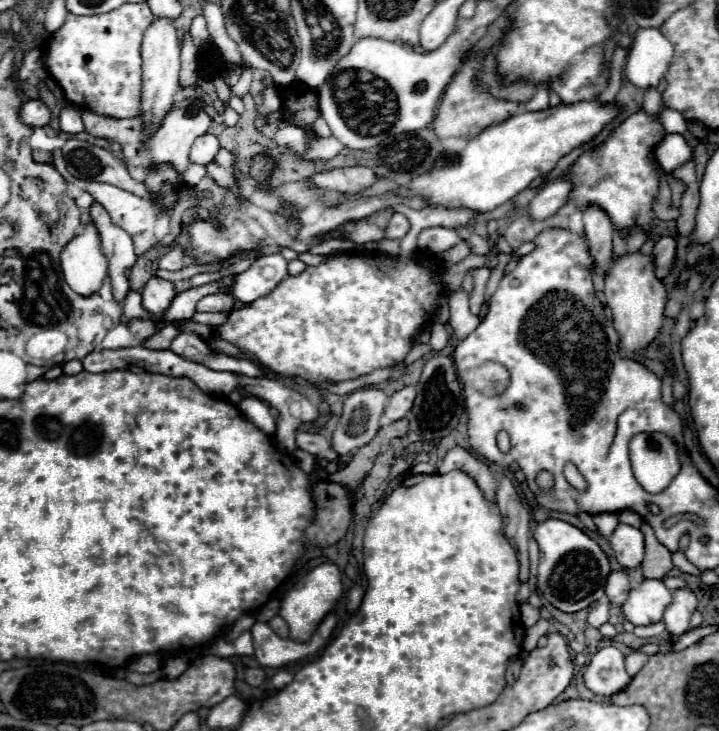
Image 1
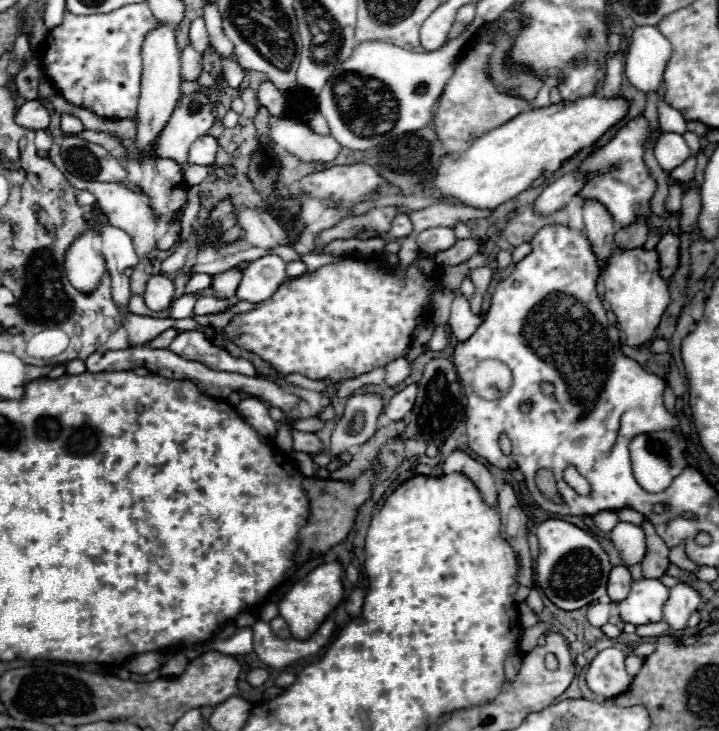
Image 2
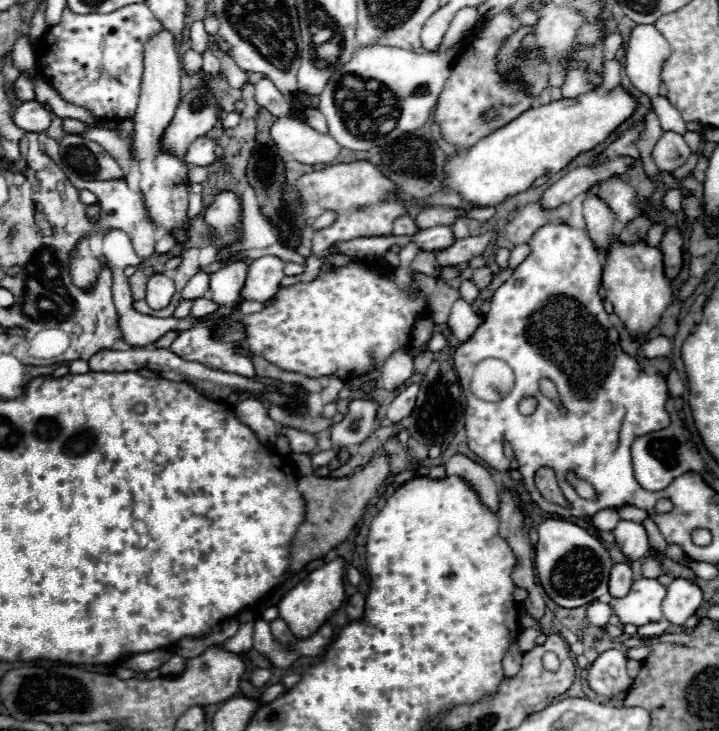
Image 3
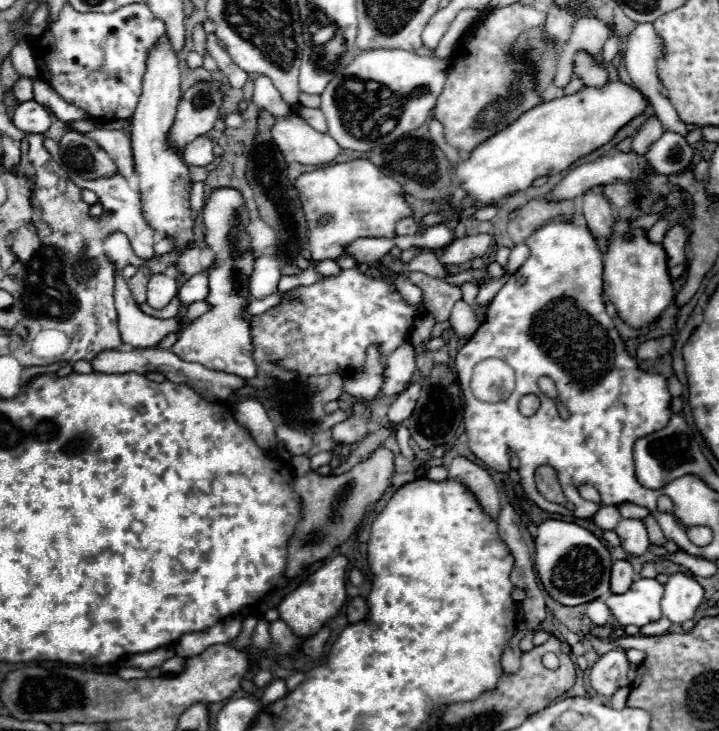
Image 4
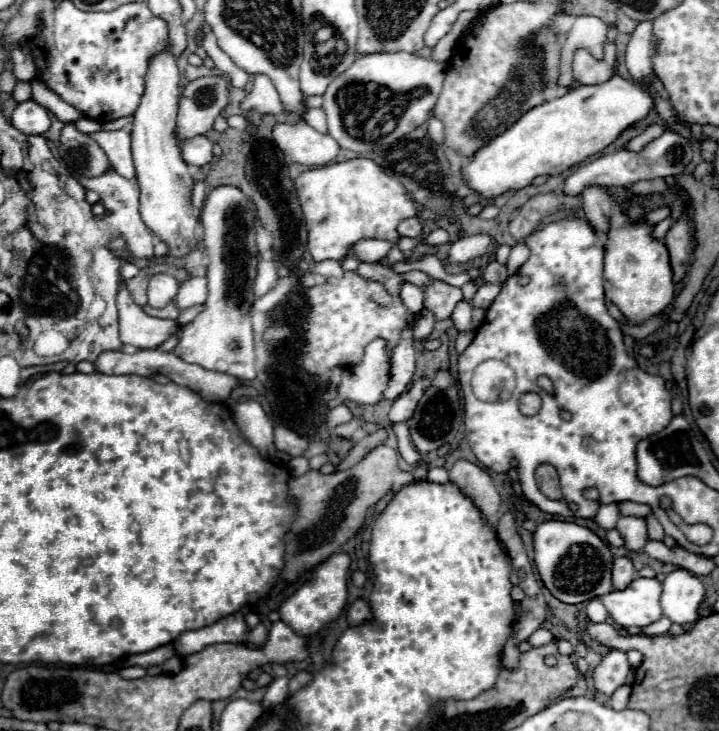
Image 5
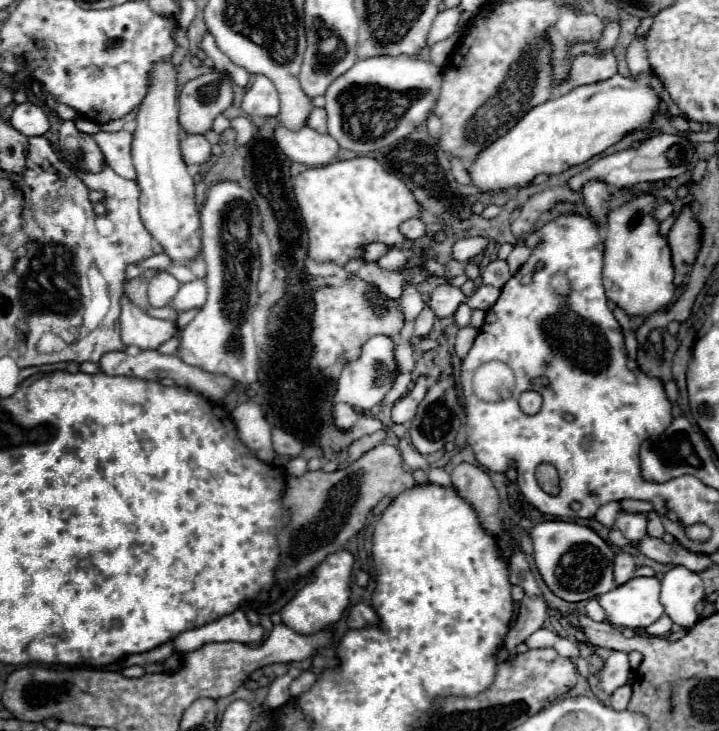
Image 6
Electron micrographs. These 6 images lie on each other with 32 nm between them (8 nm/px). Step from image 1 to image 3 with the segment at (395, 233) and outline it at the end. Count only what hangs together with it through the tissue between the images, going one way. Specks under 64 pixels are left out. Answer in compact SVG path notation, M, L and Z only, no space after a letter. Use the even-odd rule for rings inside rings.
M402 216L402 218L398 218L398 220L394 222L394 234L396 234L396 236L402 236L402 234L412 236L412 234L416 234L416 232L418 232L418 228L416 228L416 224L414 224L414 220L412 220L410 216Z

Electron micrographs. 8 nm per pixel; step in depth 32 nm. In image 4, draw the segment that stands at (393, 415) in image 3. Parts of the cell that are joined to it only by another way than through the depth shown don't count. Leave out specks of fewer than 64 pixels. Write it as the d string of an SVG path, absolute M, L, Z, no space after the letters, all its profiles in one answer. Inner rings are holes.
M412 382L404 392L400 392L396 396L396 400L392 402L392 406L388 410L388 420L392 424L400 424L412 416L412 410L416 406L416 398L420 398L420 390L422 390L422 384Z

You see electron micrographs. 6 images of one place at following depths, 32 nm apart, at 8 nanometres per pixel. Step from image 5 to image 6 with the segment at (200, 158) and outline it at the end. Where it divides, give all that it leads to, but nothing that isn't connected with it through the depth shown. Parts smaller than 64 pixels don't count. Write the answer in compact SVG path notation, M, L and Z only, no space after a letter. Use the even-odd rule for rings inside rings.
M186 134L180 140L180 150L186 164L204 164L210 158L210 142L202 134Z

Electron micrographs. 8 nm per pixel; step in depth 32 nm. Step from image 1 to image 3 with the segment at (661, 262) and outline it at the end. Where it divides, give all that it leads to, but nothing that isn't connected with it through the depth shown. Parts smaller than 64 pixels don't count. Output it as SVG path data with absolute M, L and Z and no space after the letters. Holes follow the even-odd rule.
M670 228L660 242L660 250L664 254L664 270L670 280L676 278L682 270L682 262L684 262L682 246L684 246L684 238L682 238L680 228Z

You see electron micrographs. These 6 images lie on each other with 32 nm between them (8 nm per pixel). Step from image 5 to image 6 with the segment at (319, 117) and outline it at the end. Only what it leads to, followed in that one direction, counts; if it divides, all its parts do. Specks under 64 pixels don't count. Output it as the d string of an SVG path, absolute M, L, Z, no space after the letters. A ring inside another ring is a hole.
M314 108L310 118L308 118L308 126L320 134L326 132L326 114L324 114L324 108Z

